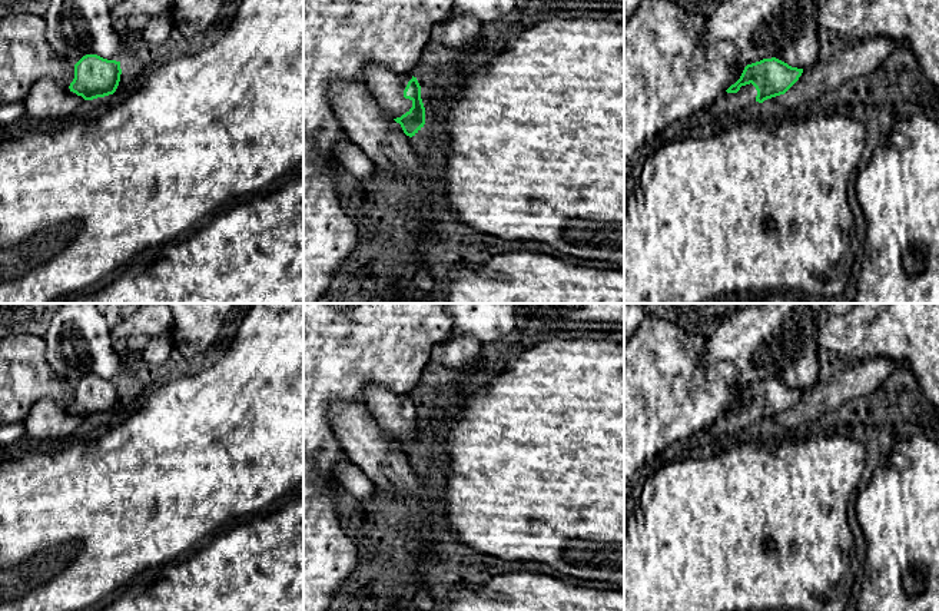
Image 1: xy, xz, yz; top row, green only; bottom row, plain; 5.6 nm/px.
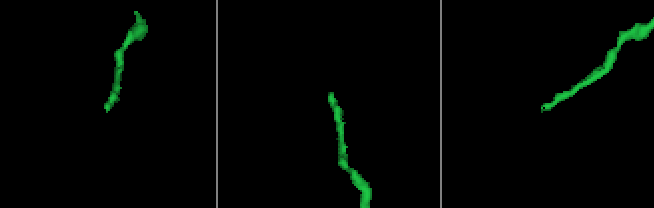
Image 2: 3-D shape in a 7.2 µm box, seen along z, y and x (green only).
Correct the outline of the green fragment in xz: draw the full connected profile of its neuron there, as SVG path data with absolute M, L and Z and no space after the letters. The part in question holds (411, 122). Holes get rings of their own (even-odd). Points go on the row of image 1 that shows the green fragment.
M368 62L365 83L379 107L401 124L407 136L412 137L424 127L425 107L417 77L399 76L378 63Z

